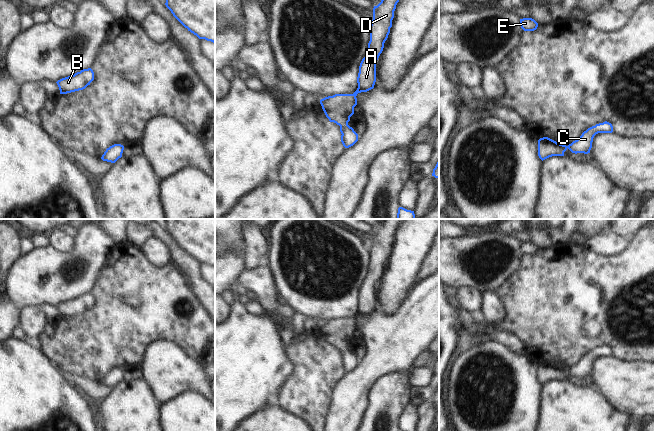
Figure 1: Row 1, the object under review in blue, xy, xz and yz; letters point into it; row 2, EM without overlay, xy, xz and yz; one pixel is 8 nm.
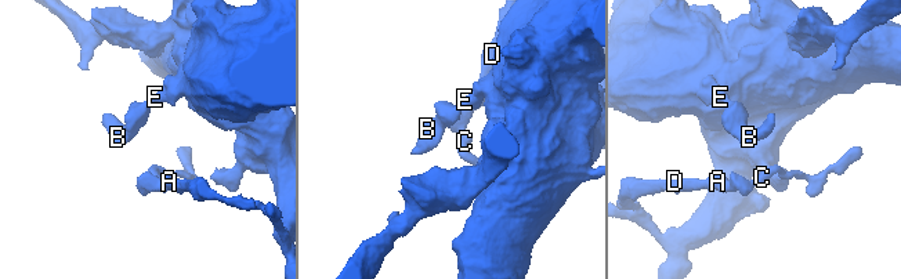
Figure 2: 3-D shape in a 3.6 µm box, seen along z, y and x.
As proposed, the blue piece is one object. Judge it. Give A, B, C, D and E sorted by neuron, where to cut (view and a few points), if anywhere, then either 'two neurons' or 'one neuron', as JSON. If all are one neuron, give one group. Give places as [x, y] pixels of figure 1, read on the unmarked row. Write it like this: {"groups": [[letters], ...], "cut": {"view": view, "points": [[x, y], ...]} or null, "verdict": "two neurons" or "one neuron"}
{"groups": [["A", "B", "C", "D", "E"]], "cut": null, "verdict": "one neuron"}

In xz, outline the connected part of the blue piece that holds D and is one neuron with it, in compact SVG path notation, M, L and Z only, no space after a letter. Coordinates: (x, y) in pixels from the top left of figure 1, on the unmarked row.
M385 219L373 232L370 249L370 265L365 281L359 290L358 312L353 318L335 318L320 324L322 333L330 346L340 350L341 366L345 372L358 365L358 358L348 349L357 329L357 318L374 312L376 306L376 285L383 275L384 267L390 257L394 235L402 219Z

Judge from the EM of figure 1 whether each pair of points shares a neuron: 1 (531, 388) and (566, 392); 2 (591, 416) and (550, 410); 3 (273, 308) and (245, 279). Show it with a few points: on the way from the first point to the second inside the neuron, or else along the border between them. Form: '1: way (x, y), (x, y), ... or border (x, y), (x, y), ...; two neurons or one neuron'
1: border (542, 385), (538, 412); two neurons
2: way (581, 416), (570, 416), (560, 410); one neuron
3: way (268, 300), (253, 284); one neuron

